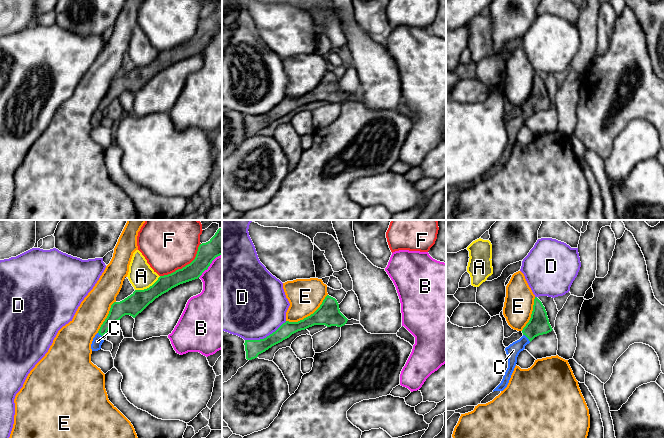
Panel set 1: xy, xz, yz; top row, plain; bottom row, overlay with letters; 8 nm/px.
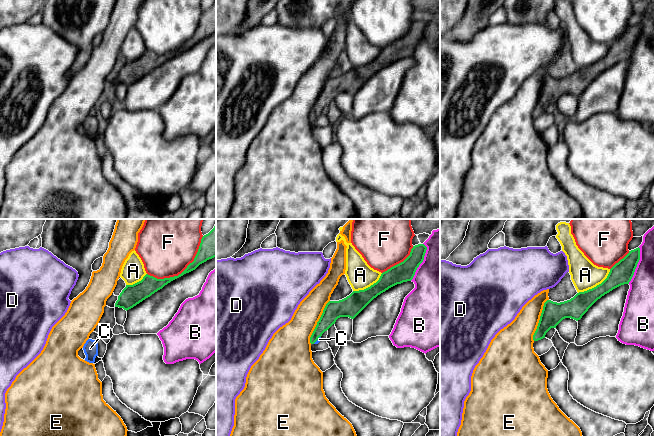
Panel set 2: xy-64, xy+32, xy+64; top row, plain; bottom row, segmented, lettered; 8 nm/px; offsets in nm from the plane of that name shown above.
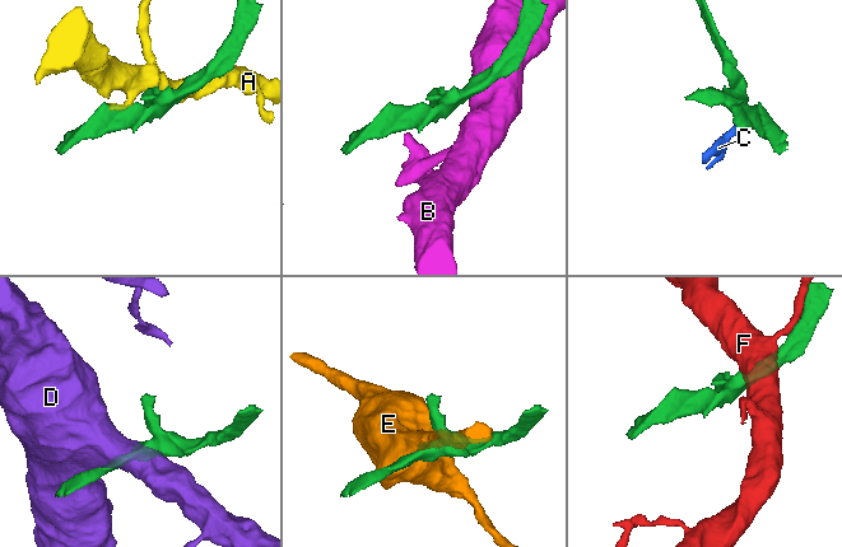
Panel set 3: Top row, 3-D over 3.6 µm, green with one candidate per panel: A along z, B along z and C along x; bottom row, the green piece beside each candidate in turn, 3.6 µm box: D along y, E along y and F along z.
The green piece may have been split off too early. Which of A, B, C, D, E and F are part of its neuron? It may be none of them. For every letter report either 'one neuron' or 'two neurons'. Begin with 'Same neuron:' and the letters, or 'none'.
Same neuron: C
A: two neurons
B: two neurons
C: one neuron
D: two neurons
E: two neurons
F: two neurons

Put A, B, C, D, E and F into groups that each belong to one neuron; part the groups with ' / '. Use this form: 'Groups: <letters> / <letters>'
Groups: A / B / C / D / E / F

